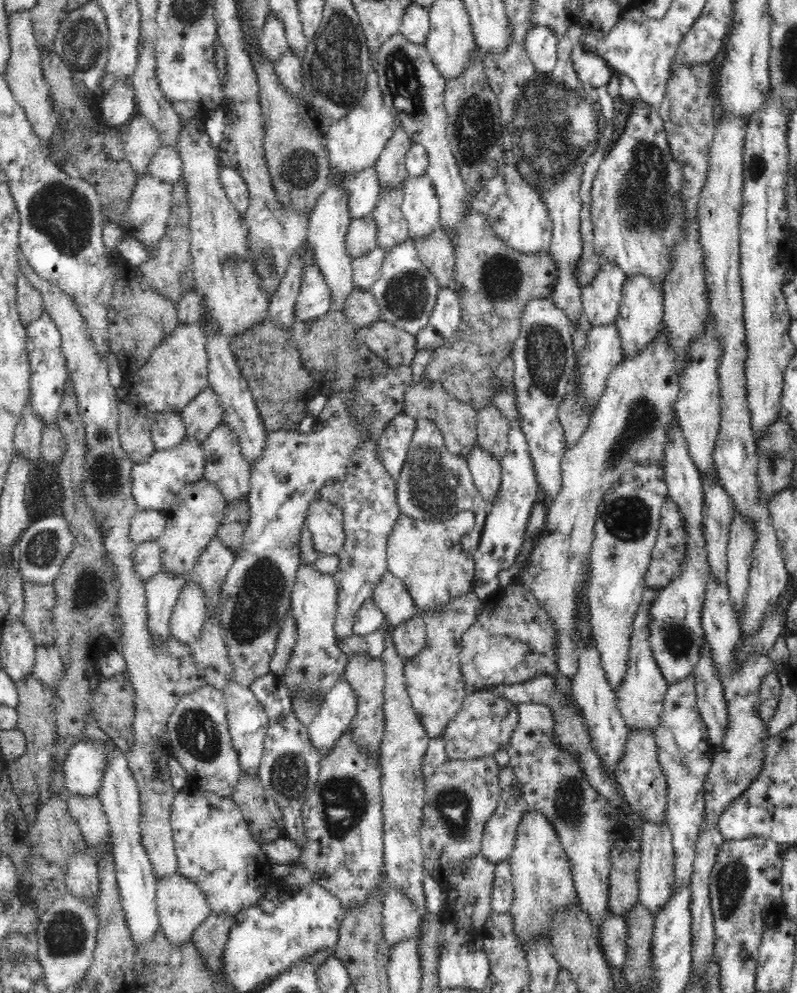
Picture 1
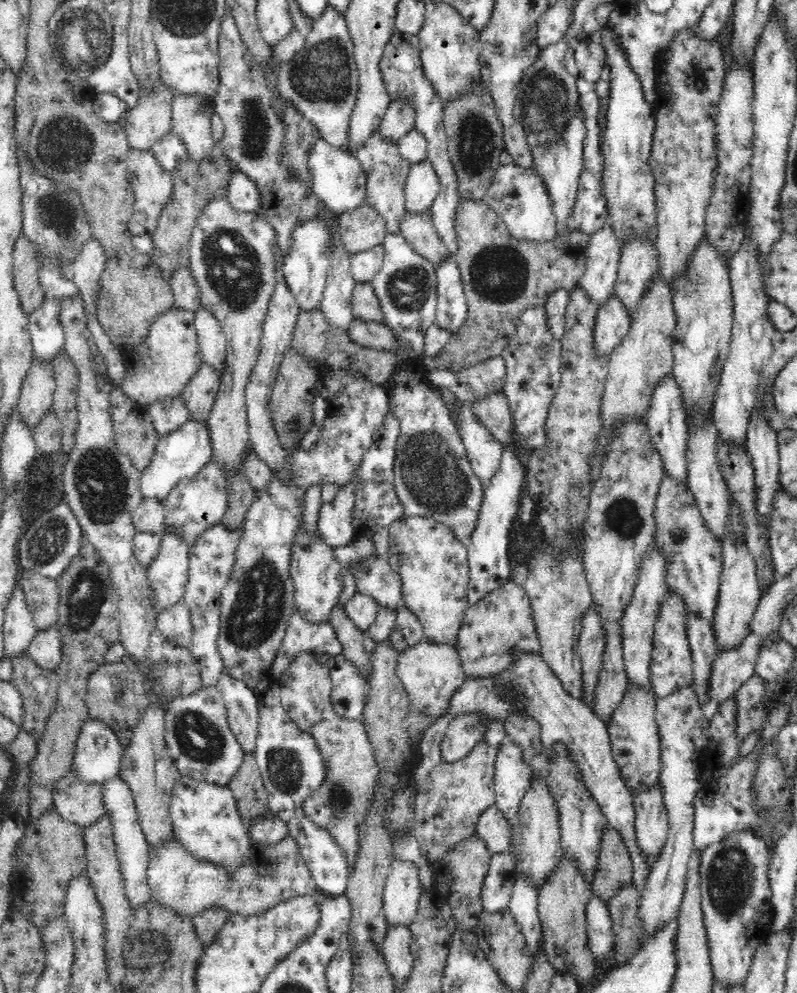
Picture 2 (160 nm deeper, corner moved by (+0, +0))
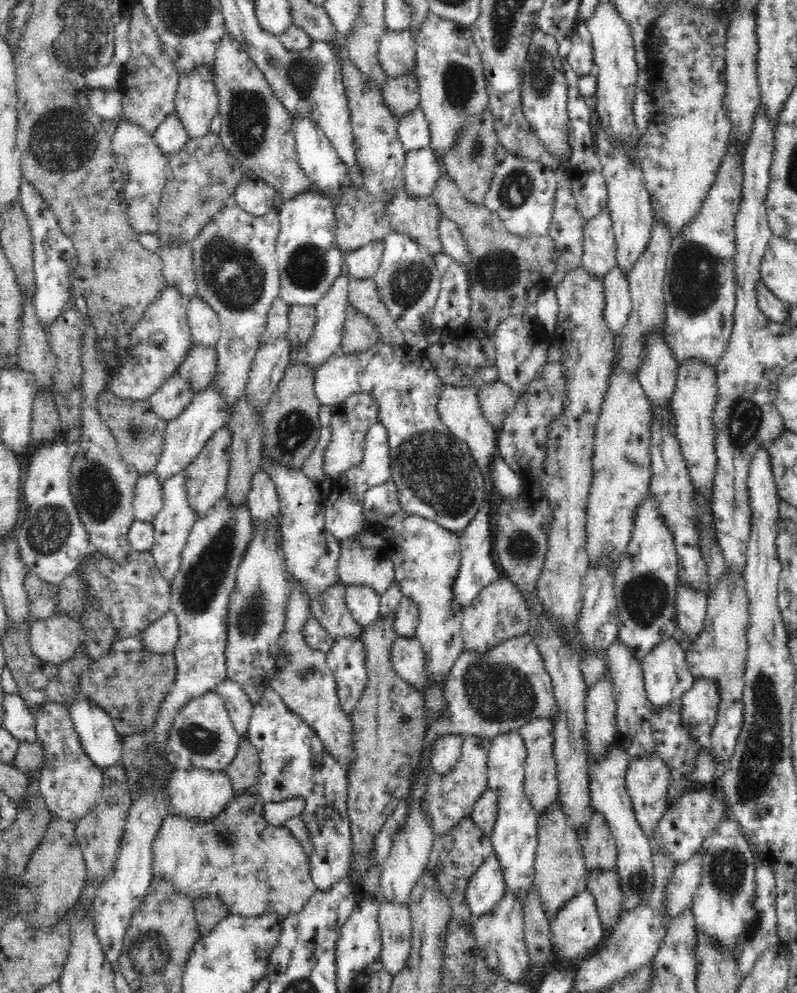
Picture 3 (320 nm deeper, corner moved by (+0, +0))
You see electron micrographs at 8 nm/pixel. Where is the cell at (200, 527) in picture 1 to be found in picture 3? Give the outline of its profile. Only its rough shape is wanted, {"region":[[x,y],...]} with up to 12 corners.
{"region":[[222,427],[185,470],[191,508],[208,514],[227,492],[232,432]]}

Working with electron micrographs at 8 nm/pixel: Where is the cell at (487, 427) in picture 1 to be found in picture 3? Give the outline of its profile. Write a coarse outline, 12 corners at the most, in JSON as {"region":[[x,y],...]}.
{"region":[[500,380],[478,390],[483,415],[497,431],[517,399]]}

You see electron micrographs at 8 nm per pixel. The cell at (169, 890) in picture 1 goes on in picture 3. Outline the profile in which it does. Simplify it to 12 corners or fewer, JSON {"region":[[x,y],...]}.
{"region":[[257,792],[169,812],[152,876],[231,914],[284,918],[318,889]]}

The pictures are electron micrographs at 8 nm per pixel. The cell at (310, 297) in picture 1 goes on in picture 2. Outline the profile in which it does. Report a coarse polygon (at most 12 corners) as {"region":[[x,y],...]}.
{"region":[[320,216],[292,232],[279,276],[301,310],[322,302],[331,232]]}

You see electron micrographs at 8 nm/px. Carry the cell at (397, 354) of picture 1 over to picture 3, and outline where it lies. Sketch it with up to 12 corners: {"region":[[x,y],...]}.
{"region":[[349,302],[339,353],[358,354],[380,340],[371,320]]}

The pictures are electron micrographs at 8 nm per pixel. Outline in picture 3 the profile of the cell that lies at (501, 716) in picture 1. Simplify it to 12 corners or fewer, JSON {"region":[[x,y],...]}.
{"region":[[464,734],[435,740],[431,768],[443,777],[460,760]]}

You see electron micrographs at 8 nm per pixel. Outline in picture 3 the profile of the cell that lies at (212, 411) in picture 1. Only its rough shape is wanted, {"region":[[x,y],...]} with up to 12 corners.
{"region":[[192,343],[178,372],[192,392],[217,374],[217,349]]}

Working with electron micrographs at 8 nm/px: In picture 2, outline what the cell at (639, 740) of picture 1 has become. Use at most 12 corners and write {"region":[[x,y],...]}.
{"region":[[628,682],[607,724],[633,795],[659,784],[654,692]]}

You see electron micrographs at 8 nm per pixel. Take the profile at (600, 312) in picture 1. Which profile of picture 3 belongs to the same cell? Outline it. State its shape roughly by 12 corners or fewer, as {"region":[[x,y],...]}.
{"region":[[608,207],[585,221],[580,266],[602,279],[617,263]]}

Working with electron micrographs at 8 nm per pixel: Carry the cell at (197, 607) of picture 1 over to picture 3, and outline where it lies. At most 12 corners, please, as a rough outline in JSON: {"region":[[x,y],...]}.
{"region":[[168,611],[139,636],[144,649],[172,653],[179,639],[177,616]]}

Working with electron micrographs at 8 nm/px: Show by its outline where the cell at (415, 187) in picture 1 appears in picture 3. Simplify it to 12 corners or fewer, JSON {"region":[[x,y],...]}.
{"region":[[432,147],[408,151],[408,194],[431,196],[440,178]]}

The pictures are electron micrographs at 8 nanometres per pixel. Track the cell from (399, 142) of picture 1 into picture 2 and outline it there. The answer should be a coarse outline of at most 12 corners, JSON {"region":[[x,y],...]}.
{"region":[[400,98],[391,100],[380,133],[397,145],[415,127],[416,111]]}

